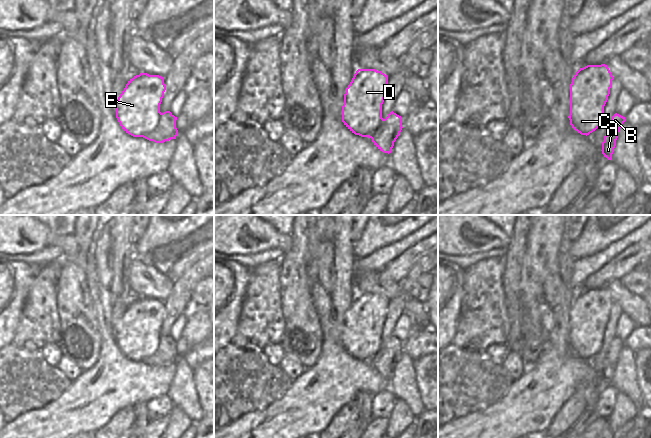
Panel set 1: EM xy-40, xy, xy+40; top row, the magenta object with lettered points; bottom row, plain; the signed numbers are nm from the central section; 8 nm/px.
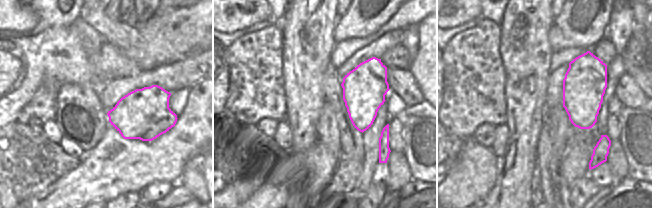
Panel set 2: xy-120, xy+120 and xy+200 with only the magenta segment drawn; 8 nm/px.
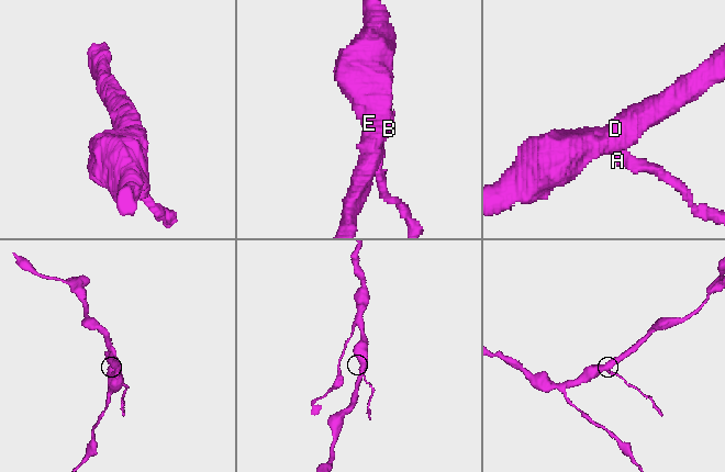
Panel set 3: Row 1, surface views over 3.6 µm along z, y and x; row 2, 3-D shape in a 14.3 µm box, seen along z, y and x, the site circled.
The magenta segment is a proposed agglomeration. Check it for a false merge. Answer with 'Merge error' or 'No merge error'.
No merge error

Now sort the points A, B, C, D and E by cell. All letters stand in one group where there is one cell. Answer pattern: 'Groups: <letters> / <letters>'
Groups: A B C D E

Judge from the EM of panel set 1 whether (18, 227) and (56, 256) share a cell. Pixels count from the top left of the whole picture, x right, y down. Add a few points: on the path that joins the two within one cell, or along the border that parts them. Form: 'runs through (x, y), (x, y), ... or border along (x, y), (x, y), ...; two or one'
border along (23, 254), (45, 247), (58, 247), (64, 257); two

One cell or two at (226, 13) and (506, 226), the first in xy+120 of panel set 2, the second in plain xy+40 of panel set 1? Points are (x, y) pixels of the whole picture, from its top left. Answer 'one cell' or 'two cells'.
two cells

